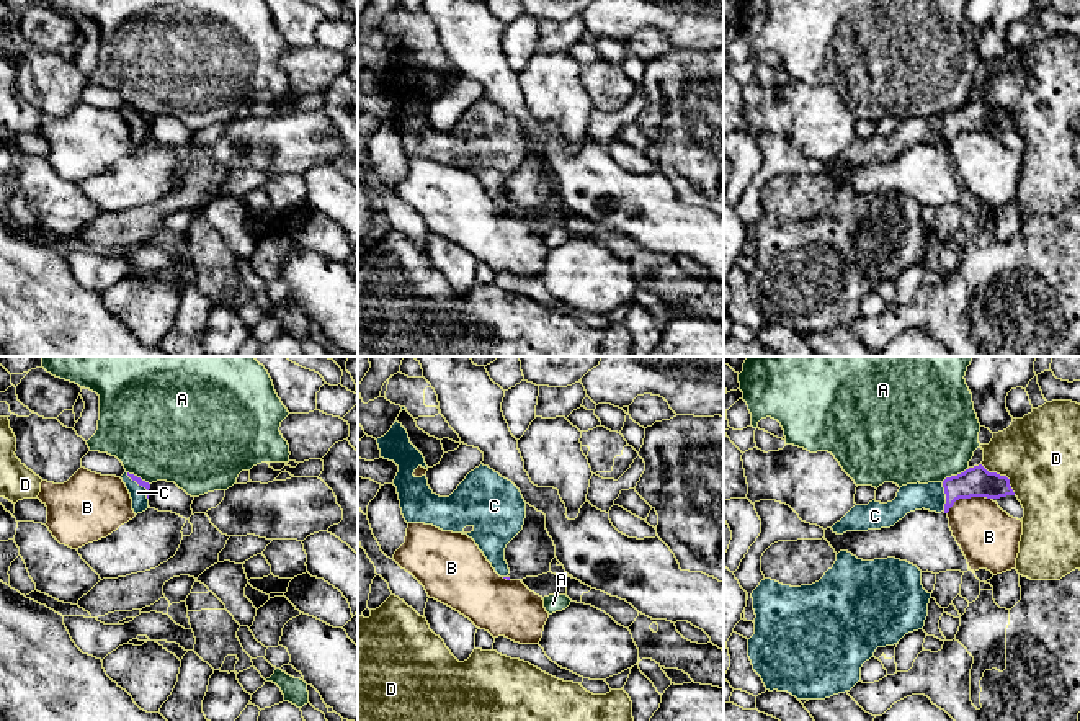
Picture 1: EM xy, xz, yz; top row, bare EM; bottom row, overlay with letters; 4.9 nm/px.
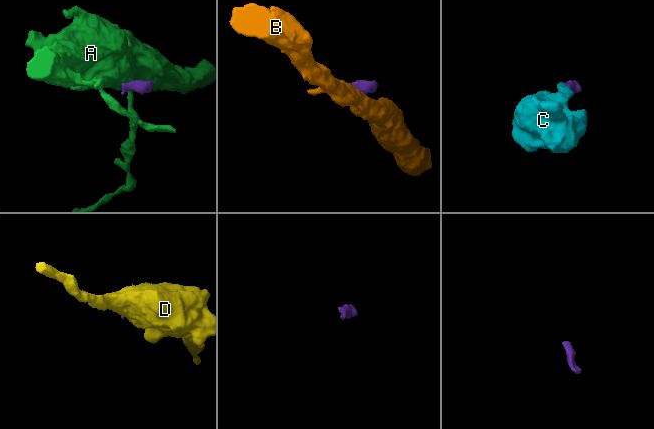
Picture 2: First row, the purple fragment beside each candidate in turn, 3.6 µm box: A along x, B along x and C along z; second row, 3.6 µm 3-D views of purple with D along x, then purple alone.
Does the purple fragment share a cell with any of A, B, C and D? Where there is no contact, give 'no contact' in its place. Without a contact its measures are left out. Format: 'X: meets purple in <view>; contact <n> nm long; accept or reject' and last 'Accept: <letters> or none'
A: meets purple in yz; contact 160 nm long; reject
B: meets purple in yz; contact 200 nm long; reject
C: meets purple in yz; contact 140 nm long; accept
D: meets purple in yz; contact 220 nm long; reject
Accept: C

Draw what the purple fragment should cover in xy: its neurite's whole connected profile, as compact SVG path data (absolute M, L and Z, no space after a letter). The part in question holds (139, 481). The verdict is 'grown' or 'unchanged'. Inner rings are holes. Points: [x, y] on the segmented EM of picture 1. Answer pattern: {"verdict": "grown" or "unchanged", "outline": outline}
{"verdict": "grown", "outline": "M124 472L121 479L131 494L134 513L137 515L145 512L149 508L150 484L129 472Z"}

